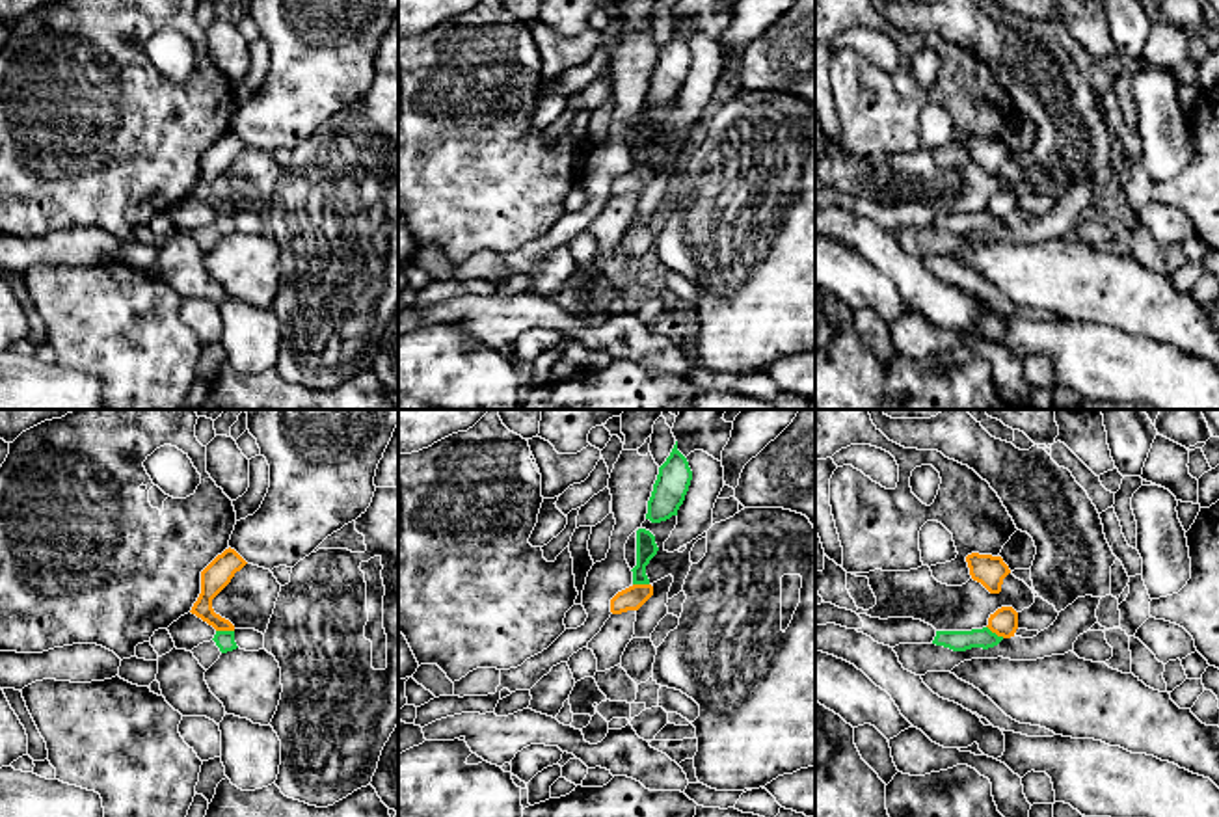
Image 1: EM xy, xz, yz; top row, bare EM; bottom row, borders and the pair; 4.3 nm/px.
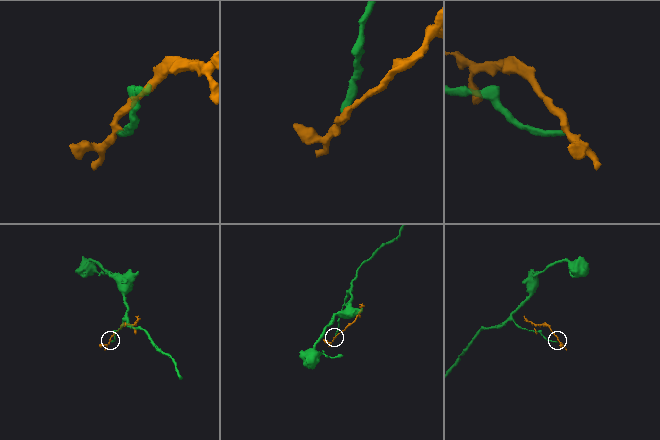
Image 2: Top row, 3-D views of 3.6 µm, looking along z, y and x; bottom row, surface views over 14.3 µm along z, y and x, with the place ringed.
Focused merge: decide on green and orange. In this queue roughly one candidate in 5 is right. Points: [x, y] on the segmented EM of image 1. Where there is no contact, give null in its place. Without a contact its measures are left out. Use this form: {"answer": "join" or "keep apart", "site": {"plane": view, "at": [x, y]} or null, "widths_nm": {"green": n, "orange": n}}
{"answer": "keep apart", "site": {"plane": "xy", "at": [226, 631]}, "widths_nm": {"green": 80, "orange": 120}}

